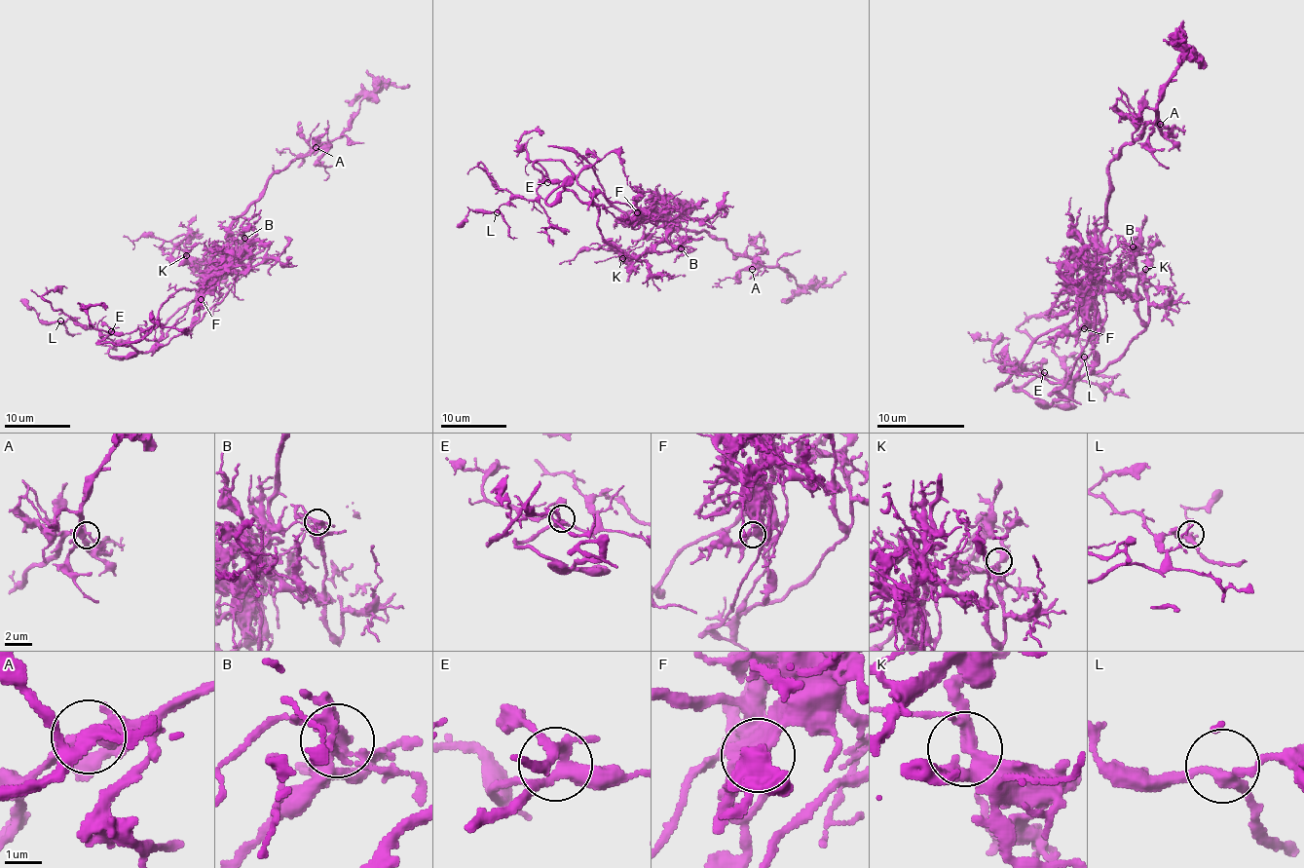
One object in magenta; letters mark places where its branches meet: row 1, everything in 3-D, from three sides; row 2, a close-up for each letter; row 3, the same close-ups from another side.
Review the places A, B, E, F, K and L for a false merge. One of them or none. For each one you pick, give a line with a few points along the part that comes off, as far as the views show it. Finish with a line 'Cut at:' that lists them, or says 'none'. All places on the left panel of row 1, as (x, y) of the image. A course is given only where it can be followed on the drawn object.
B: course (245, 239), (157, 341), (139, 330), (99, 338), (44, 299), (67, 287)
Cut at: B

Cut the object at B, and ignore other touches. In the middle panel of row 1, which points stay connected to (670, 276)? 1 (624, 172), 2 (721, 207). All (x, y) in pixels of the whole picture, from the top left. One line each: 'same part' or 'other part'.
1: same part
2: same part

